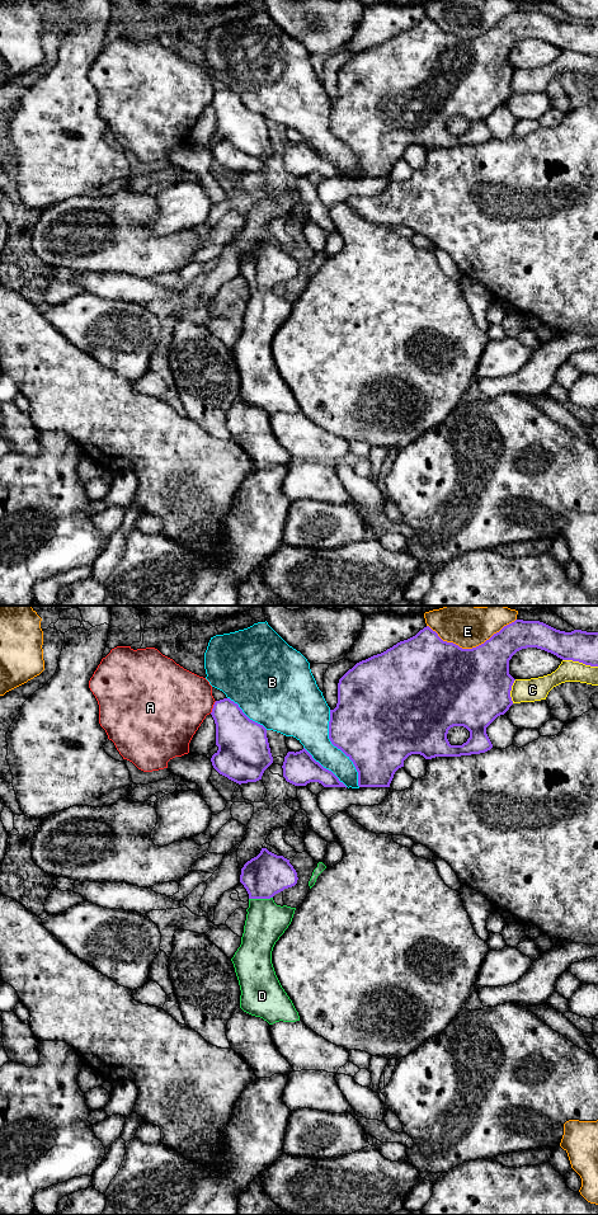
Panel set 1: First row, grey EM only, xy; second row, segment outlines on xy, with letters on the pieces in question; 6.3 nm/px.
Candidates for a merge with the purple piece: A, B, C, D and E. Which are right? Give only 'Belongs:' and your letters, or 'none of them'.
Belongs: D

